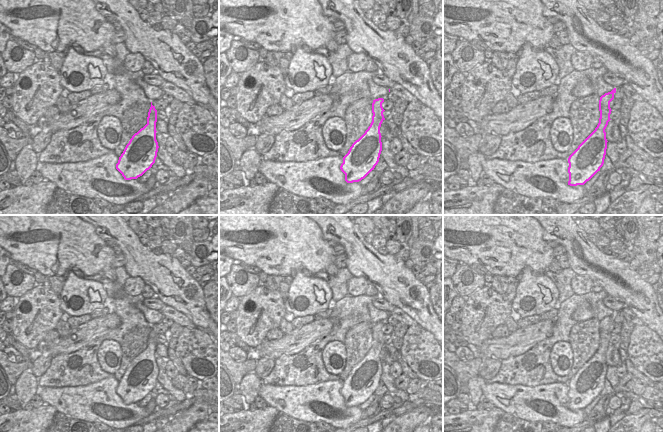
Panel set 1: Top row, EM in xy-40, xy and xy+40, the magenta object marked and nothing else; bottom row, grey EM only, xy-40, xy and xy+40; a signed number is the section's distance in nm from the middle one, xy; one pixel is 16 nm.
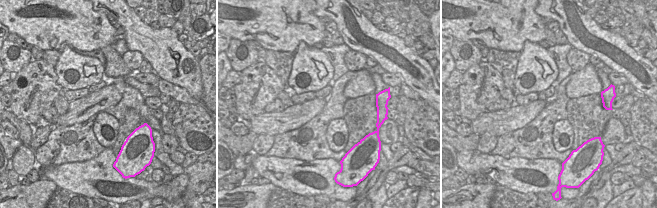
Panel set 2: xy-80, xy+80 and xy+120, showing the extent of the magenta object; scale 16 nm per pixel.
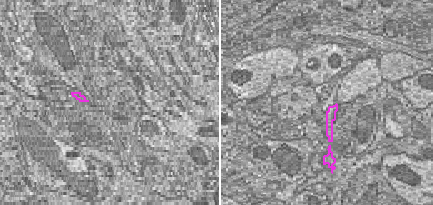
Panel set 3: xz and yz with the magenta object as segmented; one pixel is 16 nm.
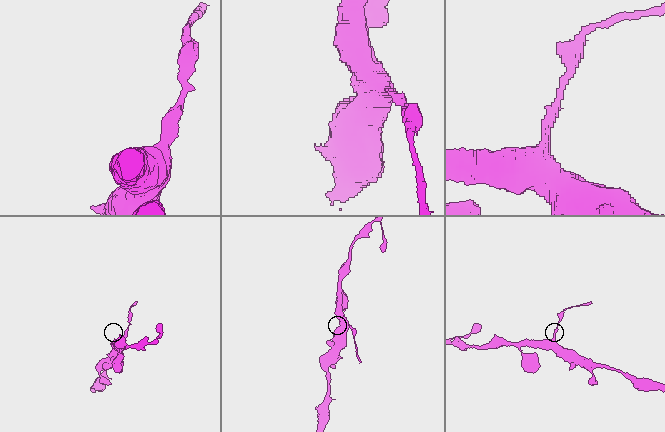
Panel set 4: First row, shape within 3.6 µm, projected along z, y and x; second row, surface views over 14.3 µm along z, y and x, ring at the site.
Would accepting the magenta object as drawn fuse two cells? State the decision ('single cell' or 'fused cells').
fused cells

